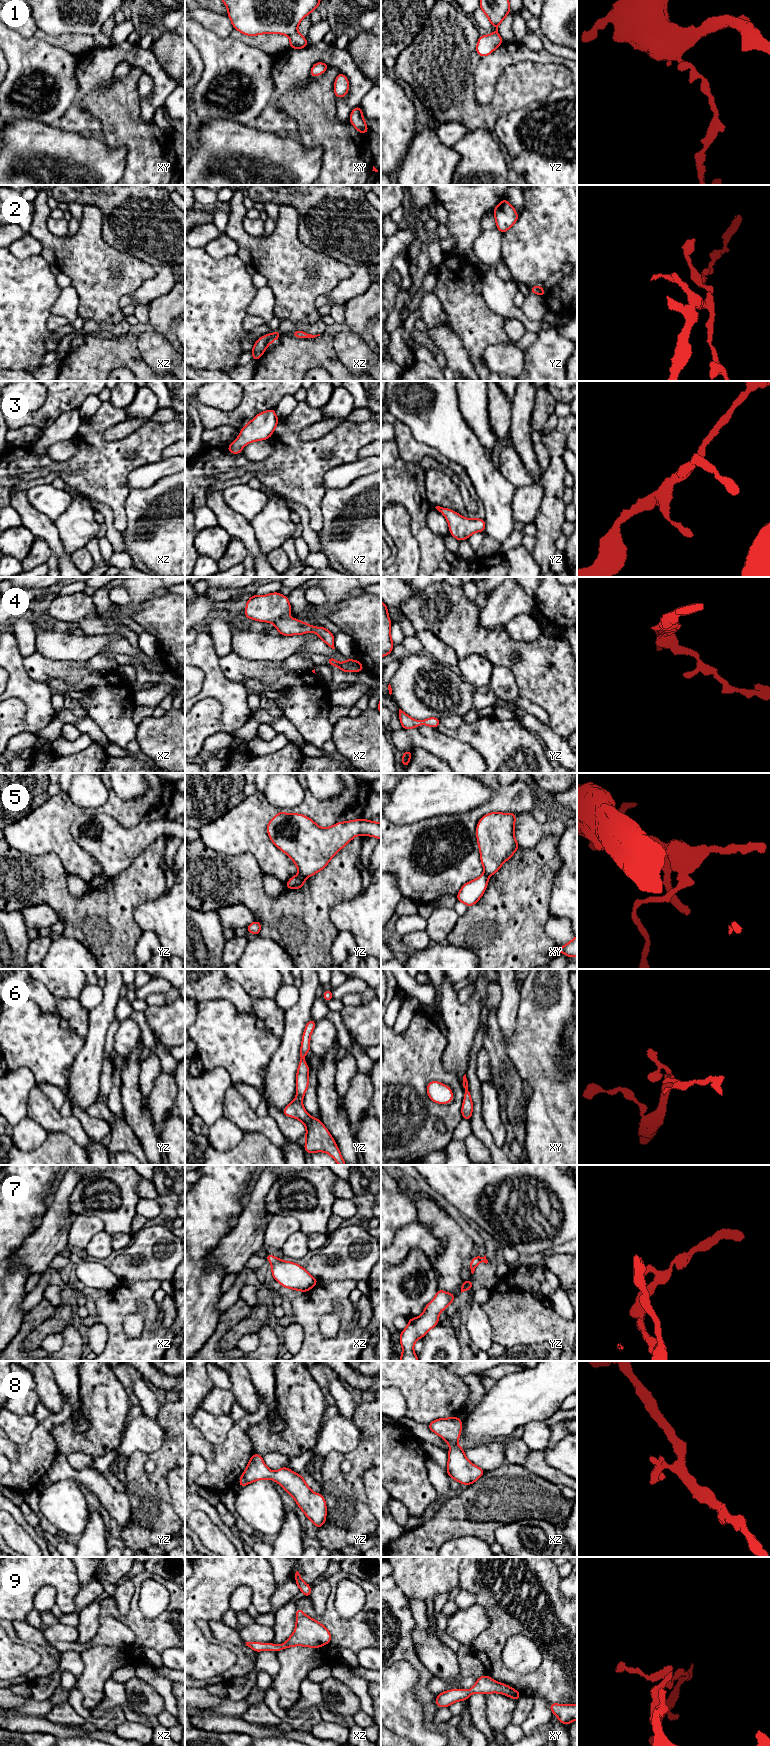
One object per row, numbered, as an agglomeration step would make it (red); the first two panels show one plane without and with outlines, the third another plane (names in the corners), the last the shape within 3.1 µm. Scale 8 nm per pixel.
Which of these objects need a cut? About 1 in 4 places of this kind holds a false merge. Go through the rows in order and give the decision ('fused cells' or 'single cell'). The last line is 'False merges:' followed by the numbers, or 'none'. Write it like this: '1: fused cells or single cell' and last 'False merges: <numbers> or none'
1: single cell
2: single cell
3: single cell
4: single cell
5: fused cells
6: single cell
7: single cell
8: single cell
9: single cell
False merges: 5

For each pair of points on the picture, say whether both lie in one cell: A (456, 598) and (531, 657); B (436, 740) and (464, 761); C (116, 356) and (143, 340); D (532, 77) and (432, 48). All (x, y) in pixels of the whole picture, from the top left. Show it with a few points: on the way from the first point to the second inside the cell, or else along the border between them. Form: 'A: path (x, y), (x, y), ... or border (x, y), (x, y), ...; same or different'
A: path (465, 620), (488, 643), (499, 648), (509, 648); same
B: path (443, 746), (457, 754); same
C: border (137, 336), (137, 349), (146, 364); different
D: path (503, 102), (496, 108), (477, 108), (446, 77); same

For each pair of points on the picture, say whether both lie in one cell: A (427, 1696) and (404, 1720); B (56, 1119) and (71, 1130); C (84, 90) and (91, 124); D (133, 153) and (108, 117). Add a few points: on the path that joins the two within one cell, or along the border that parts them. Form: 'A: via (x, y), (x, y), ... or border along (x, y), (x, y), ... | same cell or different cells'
A: border along (418, 1679), (416, 1692), (420, 1695), (424, 1725) | different cells
B: via (60, 1123), (67, 1126) | same cell
C: via (78, 98), (78, 111), (83, 116) | same cell
D: via (133, 144), (117, 126) | same cell

